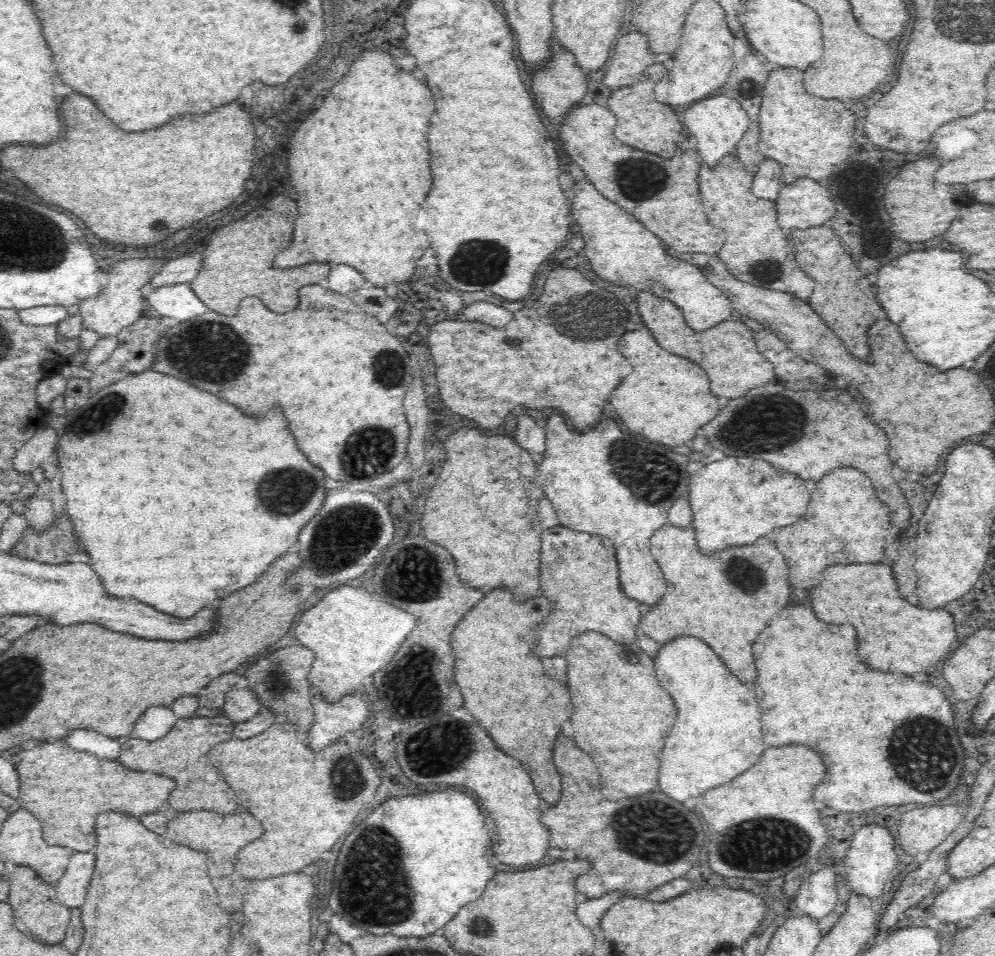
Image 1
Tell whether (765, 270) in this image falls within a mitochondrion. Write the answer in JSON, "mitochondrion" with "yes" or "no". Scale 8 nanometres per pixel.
{"mitochondrion":"yes"}

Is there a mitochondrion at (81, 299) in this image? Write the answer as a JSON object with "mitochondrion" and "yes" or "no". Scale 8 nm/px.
{"mitochondrion":"no"}

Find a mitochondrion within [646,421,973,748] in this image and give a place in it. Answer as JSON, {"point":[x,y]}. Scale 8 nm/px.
{"point":[740,583]}

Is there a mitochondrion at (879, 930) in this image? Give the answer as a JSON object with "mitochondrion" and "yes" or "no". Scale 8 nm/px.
{"mitochondrion":"no"}

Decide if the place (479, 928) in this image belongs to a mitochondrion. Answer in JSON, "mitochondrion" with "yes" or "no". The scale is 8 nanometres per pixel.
{"mitochondrion":"yes"}

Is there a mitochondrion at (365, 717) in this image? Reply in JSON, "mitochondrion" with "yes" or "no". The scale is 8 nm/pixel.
{"mitochondrion":"no"}

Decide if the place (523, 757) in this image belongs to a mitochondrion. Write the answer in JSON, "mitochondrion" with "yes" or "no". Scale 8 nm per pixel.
{"mitochondrion":"no"}

